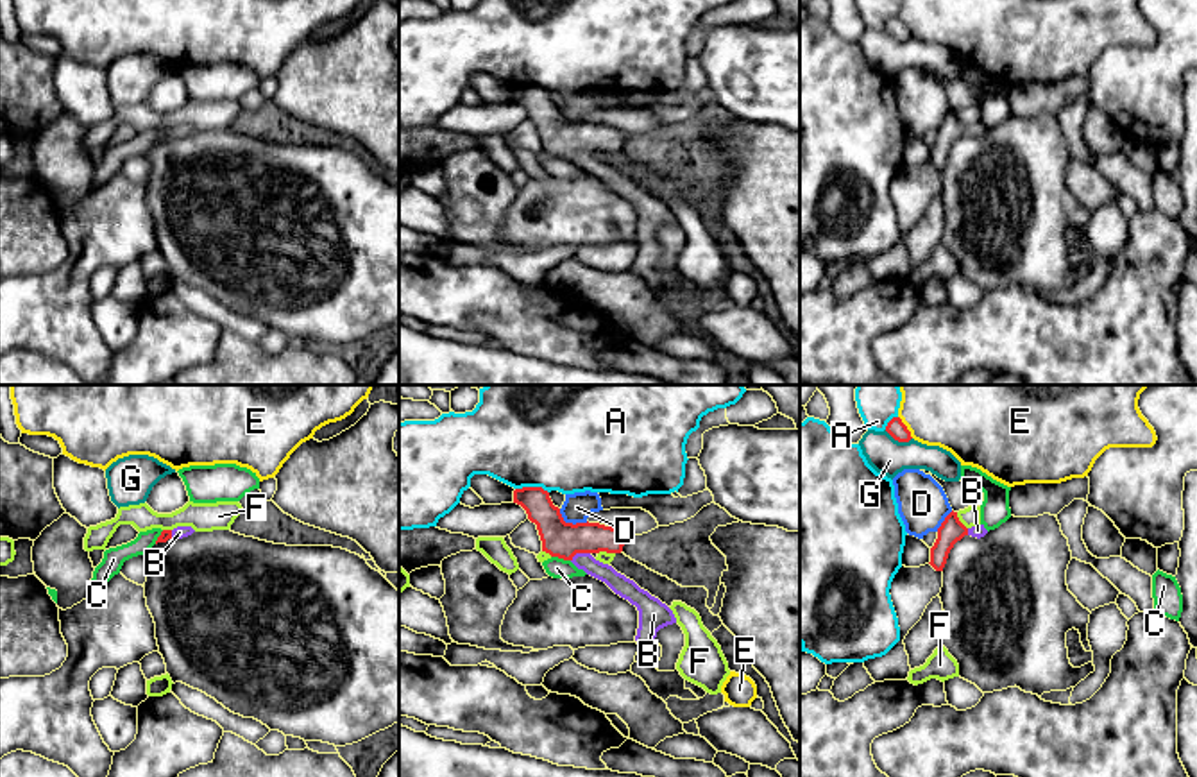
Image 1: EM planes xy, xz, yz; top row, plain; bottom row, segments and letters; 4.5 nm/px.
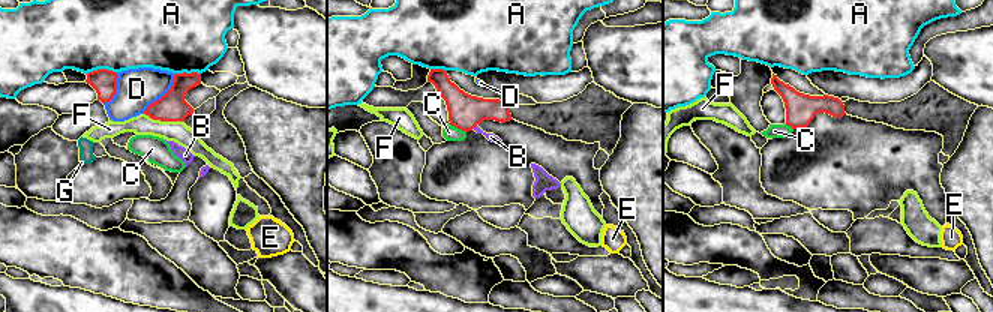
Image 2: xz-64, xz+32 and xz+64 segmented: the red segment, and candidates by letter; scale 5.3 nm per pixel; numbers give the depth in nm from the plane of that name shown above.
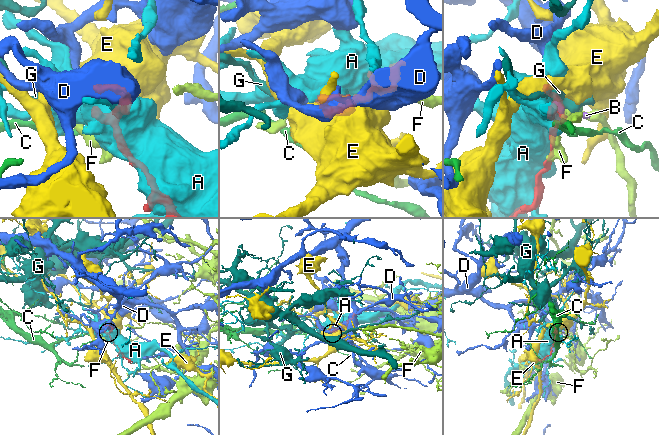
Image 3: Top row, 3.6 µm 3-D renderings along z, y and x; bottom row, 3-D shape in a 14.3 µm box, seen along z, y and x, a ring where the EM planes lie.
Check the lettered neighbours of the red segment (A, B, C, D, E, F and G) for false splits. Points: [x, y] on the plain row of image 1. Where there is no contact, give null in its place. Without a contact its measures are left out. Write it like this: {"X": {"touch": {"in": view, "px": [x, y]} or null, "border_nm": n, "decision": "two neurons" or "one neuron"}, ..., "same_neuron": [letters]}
{"A": {"touch": {"in": "xz", "px": [532, 86]}, "border_nm": 150, "decision": "two neurons"}, "B": {"touch": {"in": "xz", "px": [578, 151]}, "border_nm": 100, "decision": "one neuron"}, "C": {"touch": {"in": "xz", "px": [560, 156]}, "border_nm": 90, "decision": "two neurons"}, "D": {"touch": {"in": "xz", "px": [571, 122]}, "border_nm": 150, "decision": "two neurons"}, "E": {"touch": {"in": "yz", "px": [906, 25]}, "border_nm": 120, "decision": "two neurons"}, "F": {"touch": {"in": "yz", "px": [959, 120]}, "border_nm": 90, "decision": "two neurons"}, "G": {"touch": {"in": "yz", "px": [899, 40]}, "border_nm": 130, "decision": "two neurons"}, "same_neuron": ["B"]}

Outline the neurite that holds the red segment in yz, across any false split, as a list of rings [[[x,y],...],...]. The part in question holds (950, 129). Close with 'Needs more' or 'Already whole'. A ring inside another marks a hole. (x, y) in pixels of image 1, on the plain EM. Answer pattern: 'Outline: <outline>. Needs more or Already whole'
Outline: [[[950,111],[945,120],[941,122],[941,125],[938,127],[938,138],[934,141],[934,145],[930,147],[930,165],[936,170],[943,170],[948,152],[954,147],[954,143],[957,140],[961,140],[964,134],[972,134],[972,136],[984,136],[988,132],[988,129],[984,127],[984,124],[975,124],[972,127],[966,127],[959,116],[957,111]]]. Needs more

